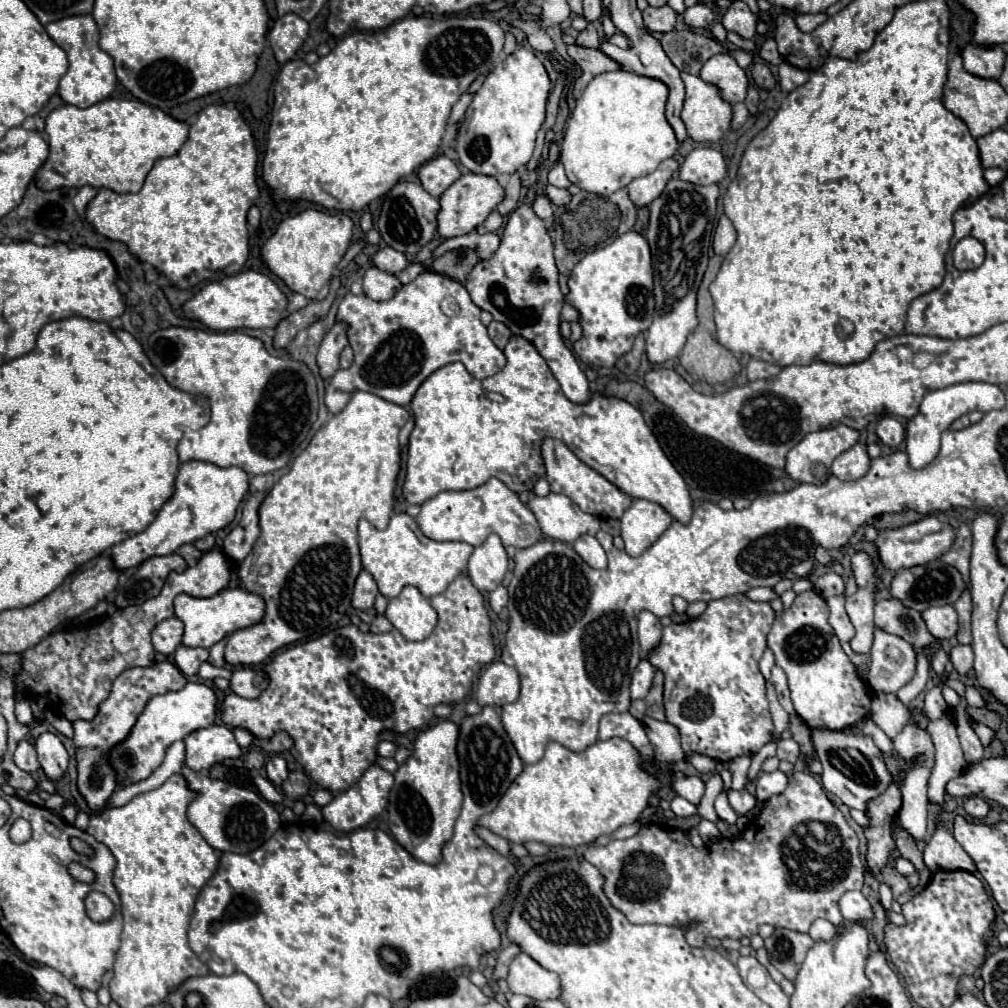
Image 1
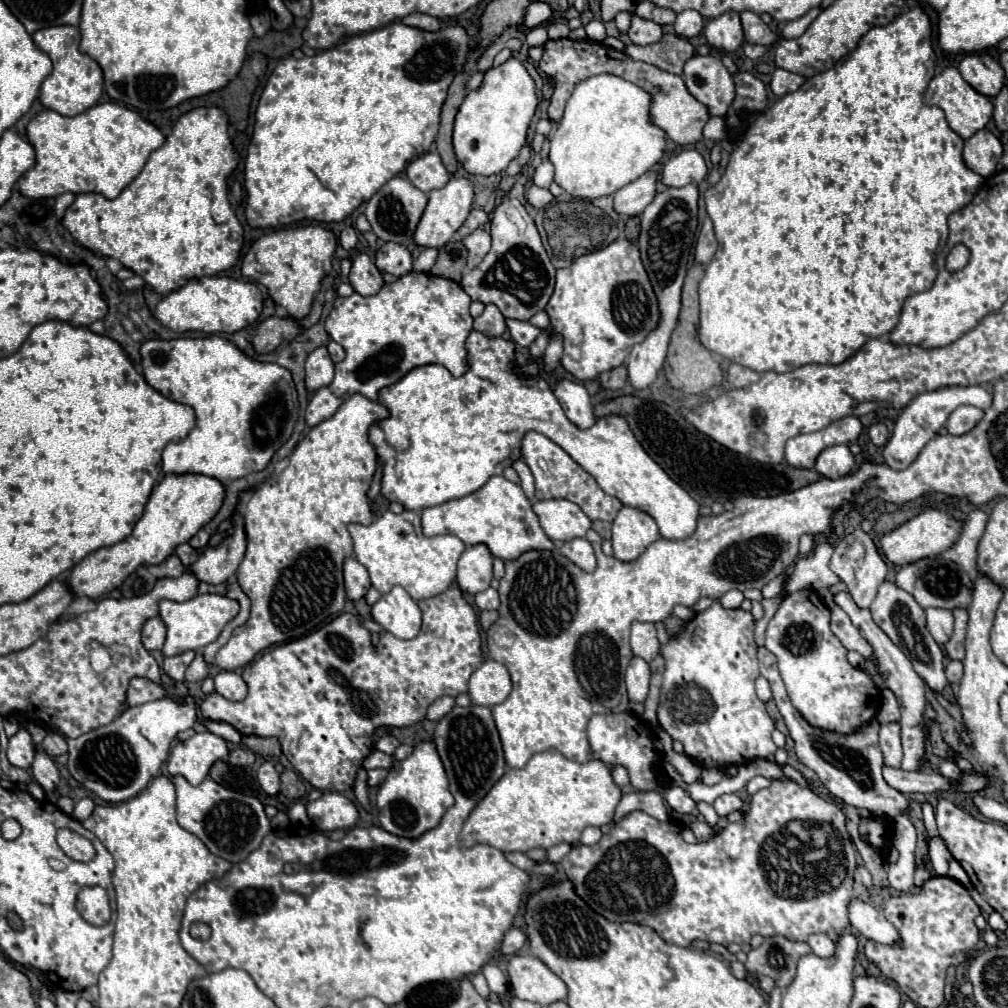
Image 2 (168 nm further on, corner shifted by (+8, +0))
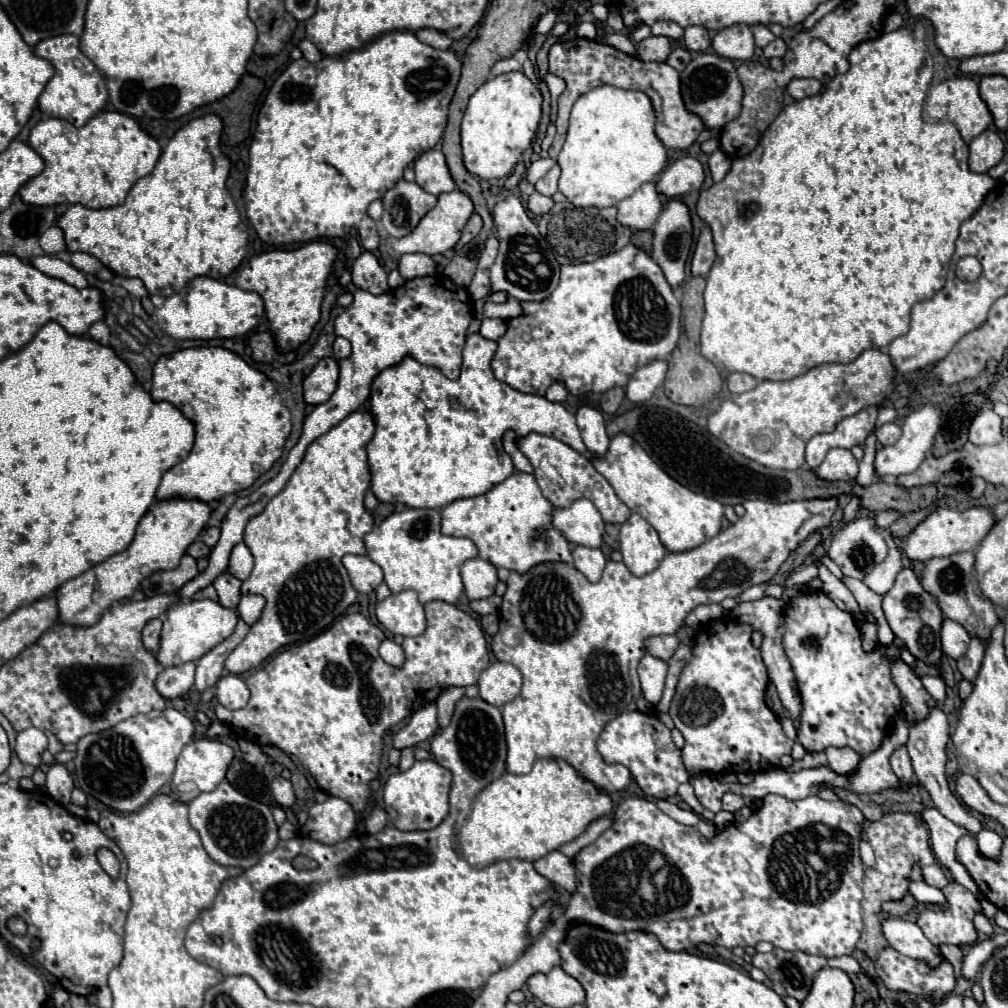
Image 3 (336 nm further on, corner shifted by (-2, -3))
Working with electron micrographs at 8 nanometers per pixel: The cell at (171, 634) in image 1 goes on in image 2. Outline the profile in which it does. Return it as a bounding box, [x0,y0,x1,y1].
[142,616,166,650]

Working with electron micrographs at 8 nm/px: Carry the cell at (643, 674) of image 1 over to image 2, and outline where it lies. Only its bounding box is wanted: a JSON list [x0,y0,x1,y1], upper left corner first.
[626,658,650,702]

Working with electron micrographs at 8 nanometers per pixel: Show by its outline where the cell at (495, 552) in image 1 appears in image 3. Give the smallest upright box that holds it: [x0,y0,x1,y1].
[460,557,498,601]

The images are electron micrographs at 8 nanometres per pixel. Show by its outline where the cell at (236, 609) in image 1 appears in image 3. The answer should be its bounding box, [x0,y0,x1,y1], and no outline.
[156,599,238,667]

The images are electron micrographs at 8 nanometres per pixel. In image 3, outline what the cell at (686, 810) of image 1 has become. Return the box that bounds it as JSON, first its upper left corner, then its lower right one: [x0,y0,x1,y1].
[678,783,702,815]

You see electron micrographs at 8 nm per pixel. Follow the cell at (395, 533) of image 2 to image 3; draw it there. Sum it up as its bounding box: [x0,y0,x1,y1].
[364,509,478,603]

